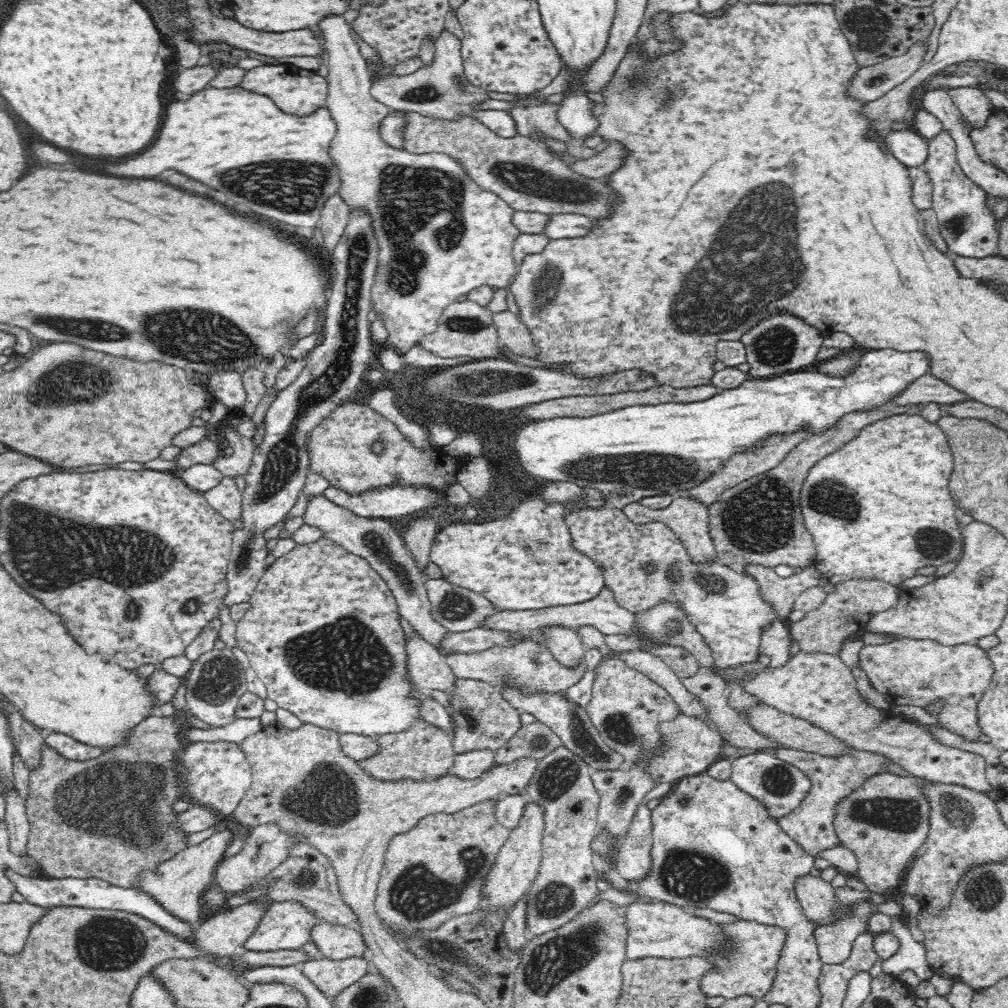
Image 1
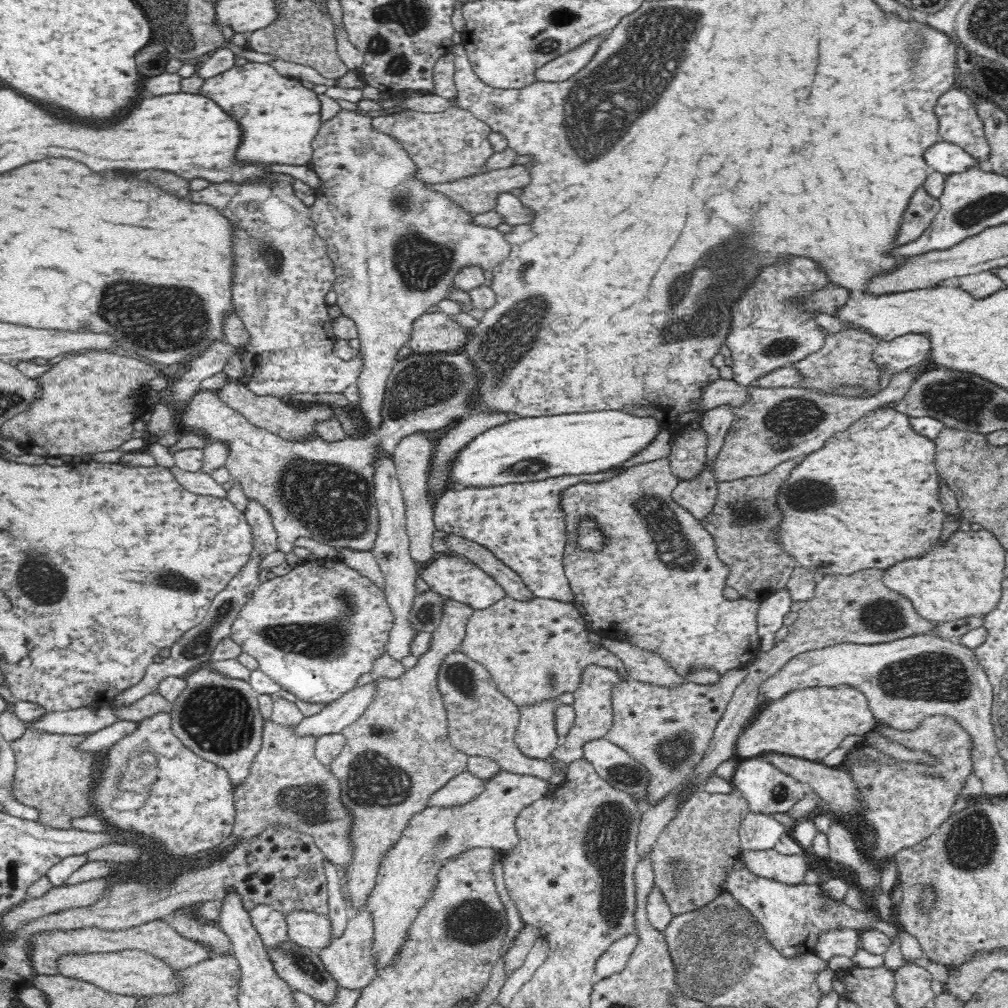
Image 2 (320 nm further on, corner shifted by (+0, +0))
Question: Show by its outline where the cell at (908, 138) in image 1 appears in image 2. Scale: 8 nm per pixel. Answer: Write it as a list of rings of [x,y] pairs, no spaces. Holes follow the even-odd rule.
[[[941,140],[925,152],[926,162],[931,171],[943,176],[966,172],[968,169],[980,169],[979,160],[968,154],[960,146]]]

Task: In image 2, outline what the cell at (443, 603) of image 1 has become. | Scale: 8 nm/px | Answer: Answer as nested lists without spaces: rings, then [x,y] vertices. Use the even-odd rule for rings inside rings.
[[[432,590],[417,594],[412,600],[408,614],[409,626],[417,633],[434,633],[442,617],[442,595]]]

